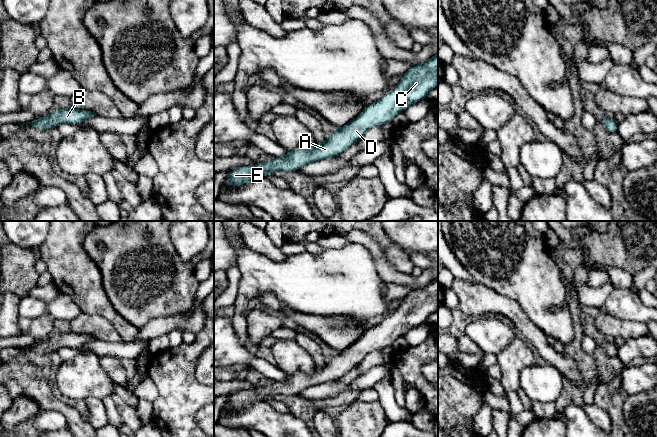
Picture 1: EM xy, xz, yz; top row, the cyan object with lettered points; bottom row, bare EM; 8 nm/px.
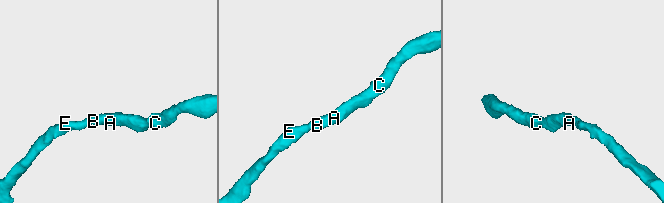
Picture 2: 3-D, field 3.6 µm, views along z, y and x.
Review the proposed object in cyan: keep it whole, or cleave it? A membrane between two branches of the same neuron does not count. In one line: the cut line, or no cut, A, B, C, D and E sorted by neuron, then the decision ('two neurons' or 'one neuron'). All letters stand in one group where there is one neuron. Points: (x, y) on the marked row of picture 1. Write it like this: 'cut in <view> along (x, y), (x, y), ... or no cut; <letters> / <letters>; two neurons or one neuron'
no cut; A B C D E; one neuron

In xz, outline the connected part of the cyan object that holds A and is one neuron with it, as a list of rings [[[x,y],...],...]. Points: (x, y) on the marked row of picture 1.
[[[438,52],[428,61],[411,67],[401,76],[401,81],[394,89],[388,91],[381,99],[366,105],[356,118],[331,133],[323,143],[315,144],[312,149],[298,148],[287,151],[284,158],[274,157],[271,161],[234,168],[229,171],[224,184],[241,186],[253,178],[273,174],[275,170],[297,171],[309,163],[340,156],[370,128],[392,123],[398,113],[422,100],[435,88],[438,84]]]

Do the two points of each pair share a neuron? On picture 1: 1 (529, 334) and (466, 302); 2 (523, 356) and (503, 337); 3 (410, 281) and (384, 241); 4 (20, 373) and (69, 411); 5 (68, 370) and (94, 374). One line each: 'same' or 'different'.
1: same
2: different
3: different
4: same
5: same

